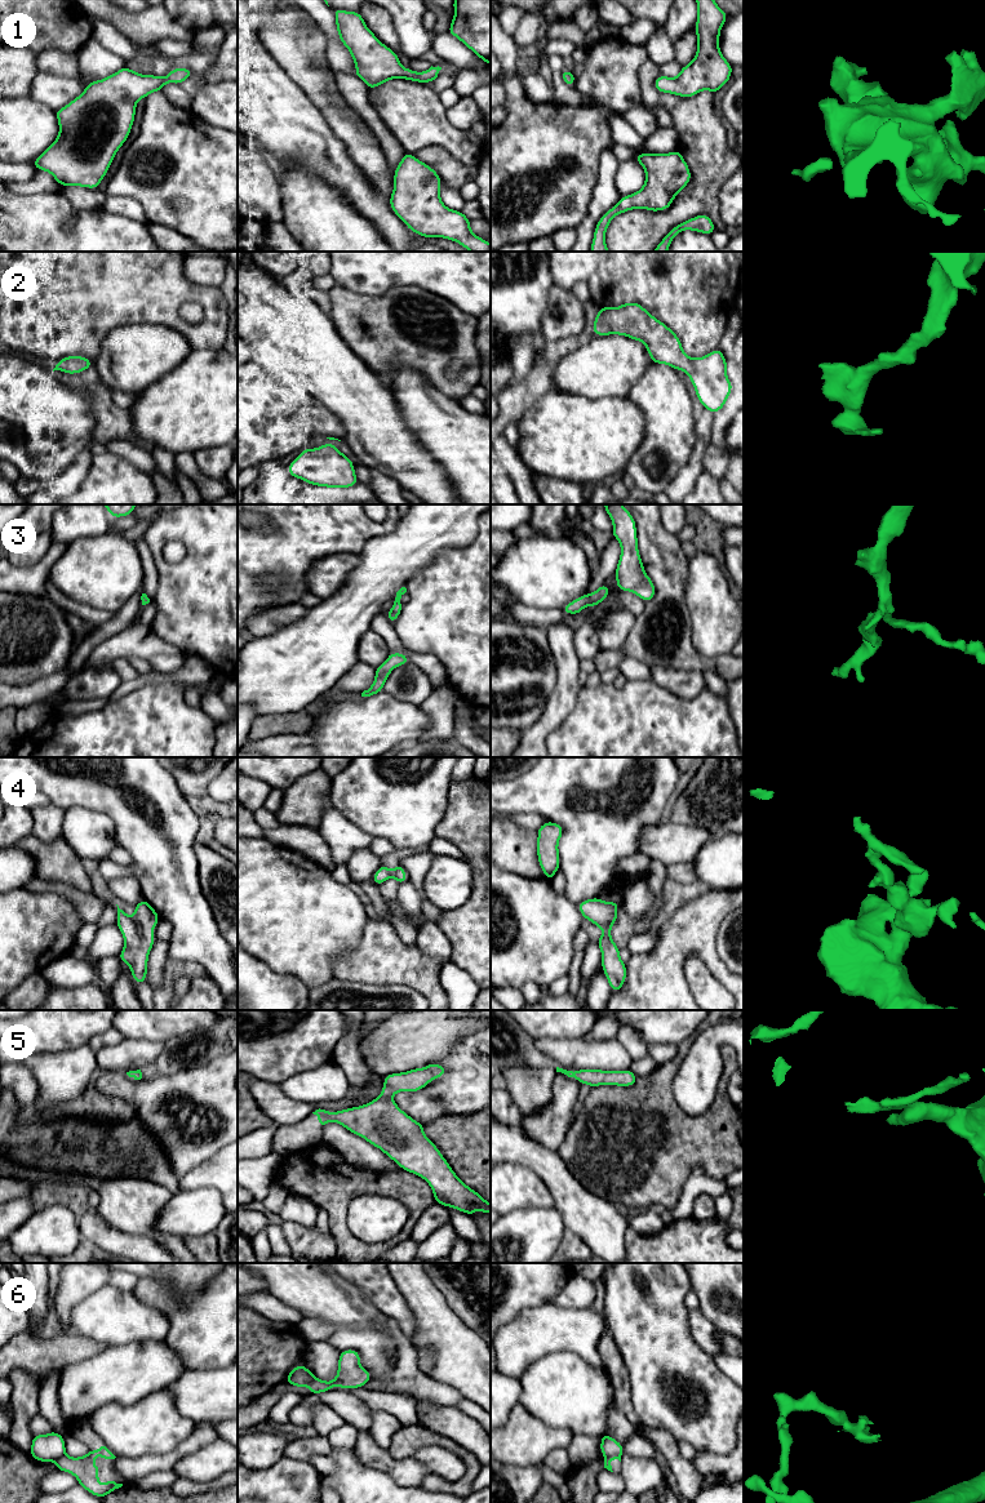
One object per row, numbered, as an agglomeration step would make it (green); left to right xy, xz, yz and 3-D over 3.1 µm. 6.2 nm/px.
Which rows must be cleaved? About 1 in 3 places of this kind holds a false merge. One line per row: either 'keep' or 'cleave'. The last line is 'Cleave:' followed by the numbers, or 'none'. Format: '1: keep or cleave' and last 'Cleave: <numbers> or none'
1: keep
2: keep
3: keep
4: keep
5: keep
6: cleave
Cleave: 6

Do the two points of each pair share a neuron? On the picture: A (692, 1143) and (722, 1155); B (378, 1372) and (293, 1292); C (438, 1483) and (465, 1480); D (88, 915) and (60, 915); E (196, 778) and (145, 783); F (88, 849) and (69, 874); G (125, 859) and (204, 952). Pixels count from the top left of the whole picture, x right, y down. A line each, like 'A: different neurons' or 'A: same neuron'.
A: same neuron
B: same neuron
C: same neuron
D: different neurons
E: different neurons
F: different neurons
G: different neurons

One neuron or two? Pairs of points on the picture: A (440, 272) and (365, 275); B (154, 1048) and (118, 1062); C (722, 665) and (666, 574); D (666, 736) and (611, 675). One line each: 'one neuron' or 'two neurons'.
A: one neuron
B: one neuron
C: one neuron
D: two neurons

